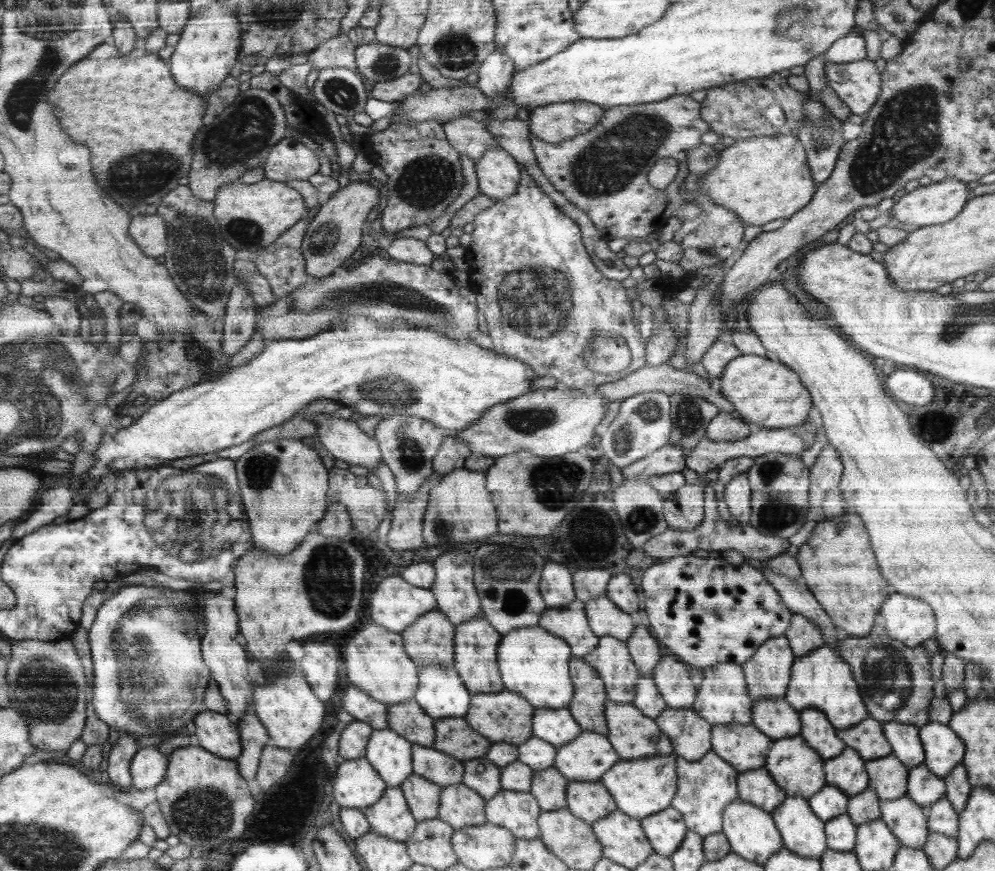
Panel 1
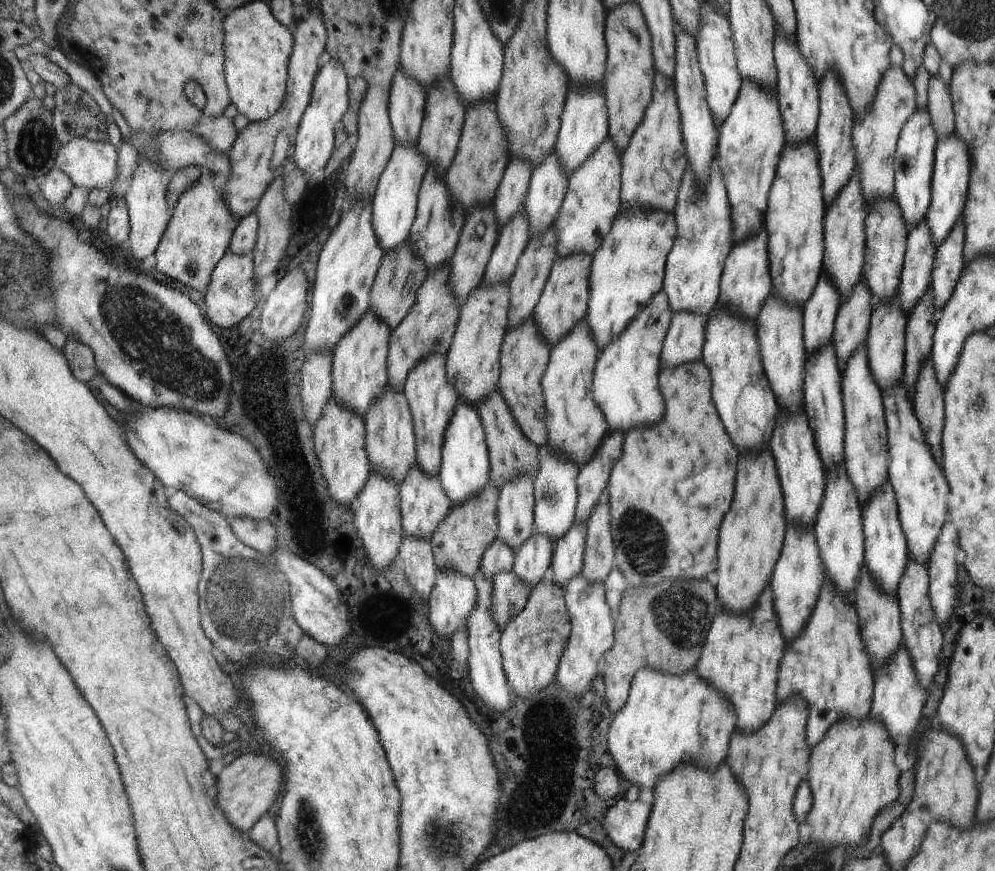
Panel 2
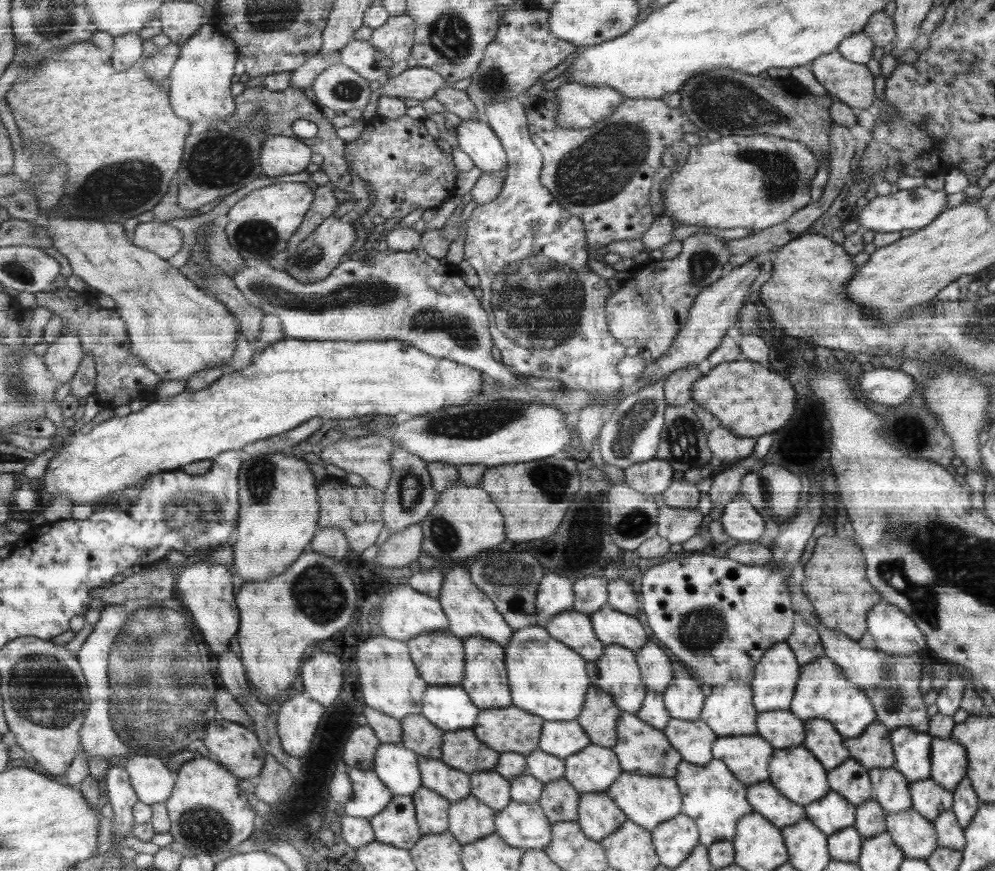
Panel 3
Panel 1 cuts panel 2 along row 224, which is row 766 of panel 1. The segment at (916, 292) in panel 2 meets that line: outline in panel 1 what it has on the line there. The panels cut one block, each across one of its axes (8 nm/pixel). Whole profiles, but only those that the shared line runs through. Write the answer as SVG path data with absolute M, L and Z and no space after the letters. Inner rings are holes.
M922 763L912 767L908 794L911 799L927 809L937 800L946 798L947 787L943 778L932 774L926 763Z

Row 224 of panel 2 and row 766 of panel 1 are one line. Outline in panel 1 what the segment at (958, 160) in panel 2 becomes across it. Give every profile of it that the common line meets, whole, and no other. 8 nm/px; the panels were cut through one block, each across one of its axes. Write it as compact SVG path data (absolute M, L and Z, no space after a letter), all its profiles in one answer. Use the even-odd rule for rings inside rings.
M928 722L919 727L923 747L926 748L926 765L932 774L946 778L952 768L962 764L966 756L966 743L951 727L941 722Z

